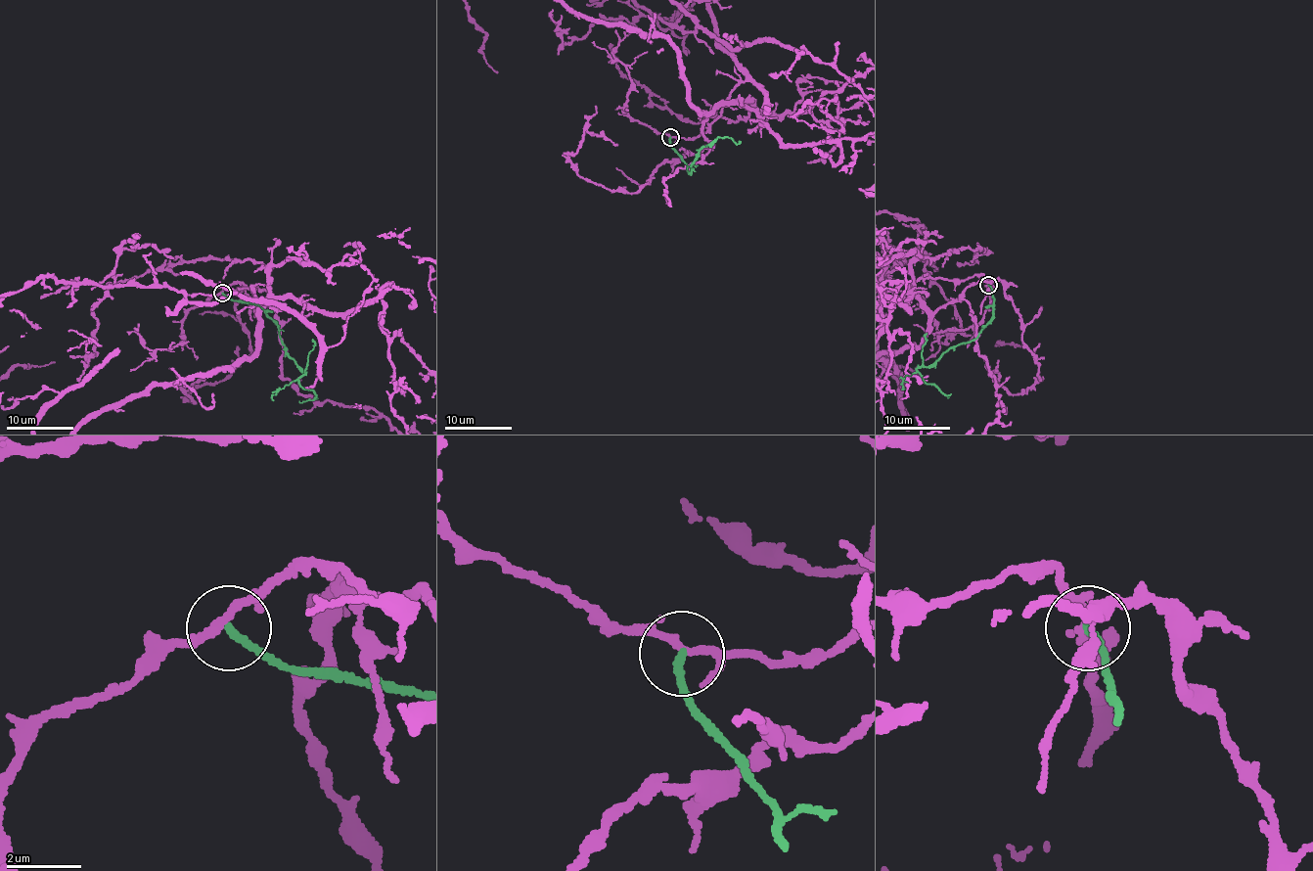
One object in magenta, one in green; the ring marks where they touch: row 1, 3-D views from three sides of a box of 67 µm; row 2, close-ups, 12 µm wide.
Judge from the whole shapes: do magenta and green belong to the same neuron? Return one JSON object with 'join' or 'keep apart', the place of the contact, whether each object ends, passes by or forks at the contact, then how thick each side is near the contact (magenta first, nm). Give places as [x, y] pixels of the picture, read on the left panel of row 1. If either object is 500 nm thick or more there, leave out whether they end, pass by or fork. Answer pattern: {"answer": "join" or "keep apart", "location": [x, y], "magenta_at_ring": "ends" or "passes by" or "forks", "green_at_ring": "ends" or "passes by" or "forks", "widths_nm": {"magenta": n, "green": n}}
{"answer": "keep apart", "location": [222, 293], "magenta_at_ring": "forks", "green_at_ring": "ends", "widths_nm": {"magenta": 170, "green": 200}}

